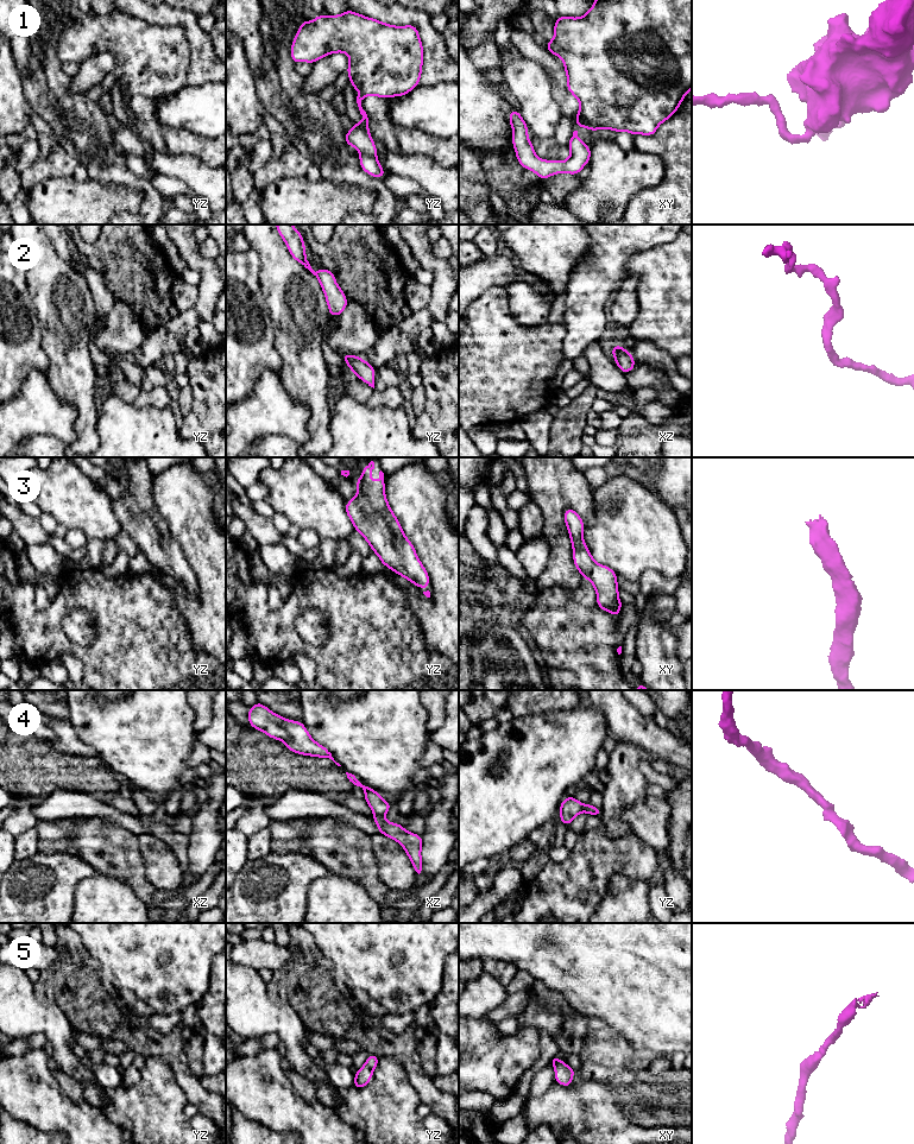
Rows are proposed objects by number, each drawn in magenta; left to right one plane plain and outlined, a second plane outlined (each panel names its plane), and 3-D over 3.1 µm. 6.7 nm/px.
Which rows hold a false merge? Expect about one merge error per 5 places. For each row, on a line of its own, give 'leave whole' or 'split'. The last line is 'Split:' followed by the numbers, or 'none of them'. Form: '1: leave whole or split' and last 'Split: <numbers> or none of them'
1: leave whole
2: leave whole
3: leave whole
4: leave whole
5: leave whole
Split: none of them

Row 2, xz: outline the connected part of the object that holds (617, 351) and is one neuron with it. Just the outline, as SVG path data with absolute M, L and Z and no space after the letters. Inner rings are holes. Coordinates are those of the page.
M617 345L611 348L612 355L616 360L617 366L623 373L629 373L635 367L635 359L632 355L624 349L622 346Z

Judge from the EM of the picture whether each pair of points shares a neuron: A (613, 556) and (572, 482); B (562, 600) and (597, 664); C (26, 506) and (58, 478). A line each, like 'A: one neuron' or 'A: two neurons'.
A: two neurons
B: one neuron
C: two neurons

